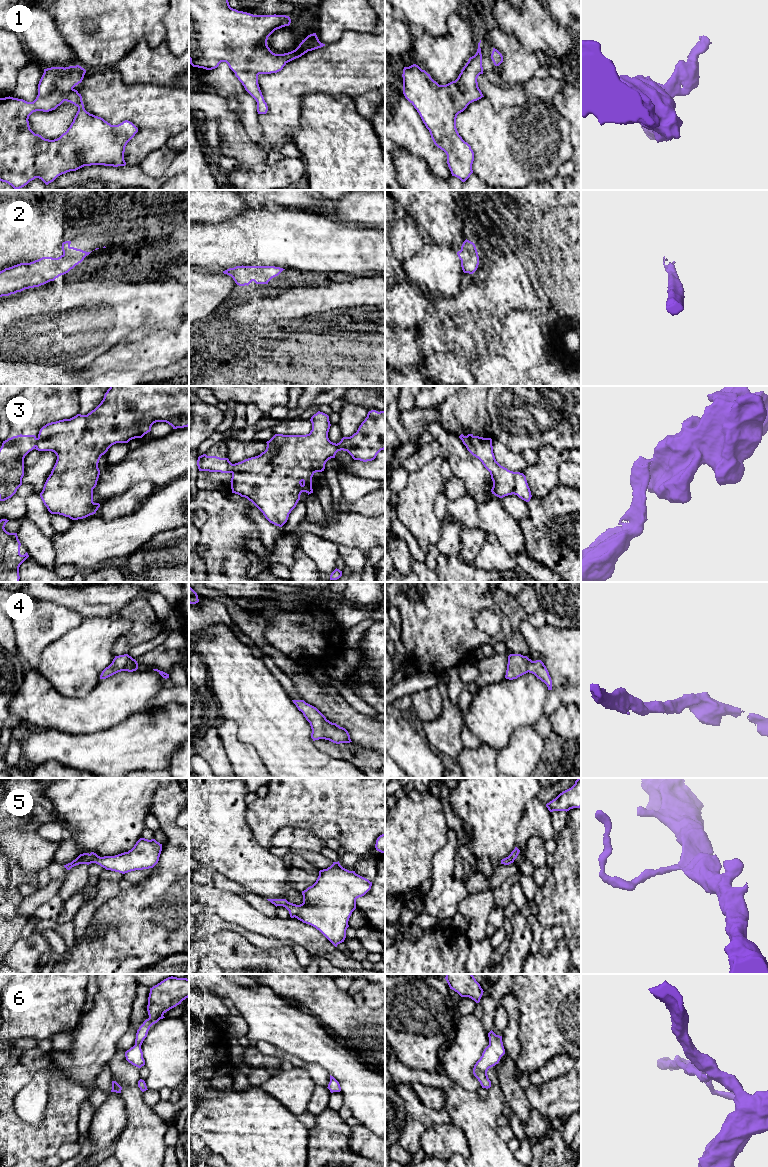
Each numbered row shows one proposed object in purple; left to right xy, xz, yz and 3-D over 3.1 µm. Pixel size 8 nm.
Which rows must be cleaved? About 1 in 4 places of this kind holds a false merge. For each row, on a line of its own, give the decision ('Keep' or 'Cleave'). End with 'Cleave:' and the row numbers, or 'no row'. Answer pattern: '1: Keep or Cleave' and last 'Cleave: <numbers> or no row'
1: Keep
2: Keep
3: Cleave
4: Keep
5: Keep
6: Keep
Cleave: 3

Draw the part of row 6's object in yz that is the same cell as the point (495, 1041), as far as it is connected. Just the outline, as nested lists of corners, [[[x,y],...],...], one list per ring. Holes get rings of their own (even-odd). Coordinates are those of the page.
[[[492,1030],[488,1033],[489,1045],[484,1049],[482,1056],[476,1062],[473,1068],[473,1074],[480,1082],[482,1088],[490,1088],[491,1081],[488,1078],[489,1068],[499,1063],[501,1057],[505,1054],[502,1042],[502,1036],[496,1035]]]

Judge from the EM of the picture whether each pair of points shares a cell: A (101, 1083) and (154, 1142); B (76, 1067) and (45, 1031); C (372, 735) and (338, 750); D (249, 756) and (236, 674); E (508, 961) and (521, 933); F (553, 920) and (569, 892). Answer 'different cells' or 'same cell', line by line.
A: different cells
B: different cells
C: different cells
D: different cells
E: same cell
F: same cell

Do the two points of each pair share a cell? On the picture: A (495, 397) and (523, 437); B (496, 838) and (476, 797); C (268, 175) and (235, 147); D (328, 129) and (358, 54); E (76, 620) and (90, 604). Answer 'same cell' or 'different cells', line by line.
A: same cell
B: same cell
C: different cells
D: different cells
E: different cells

